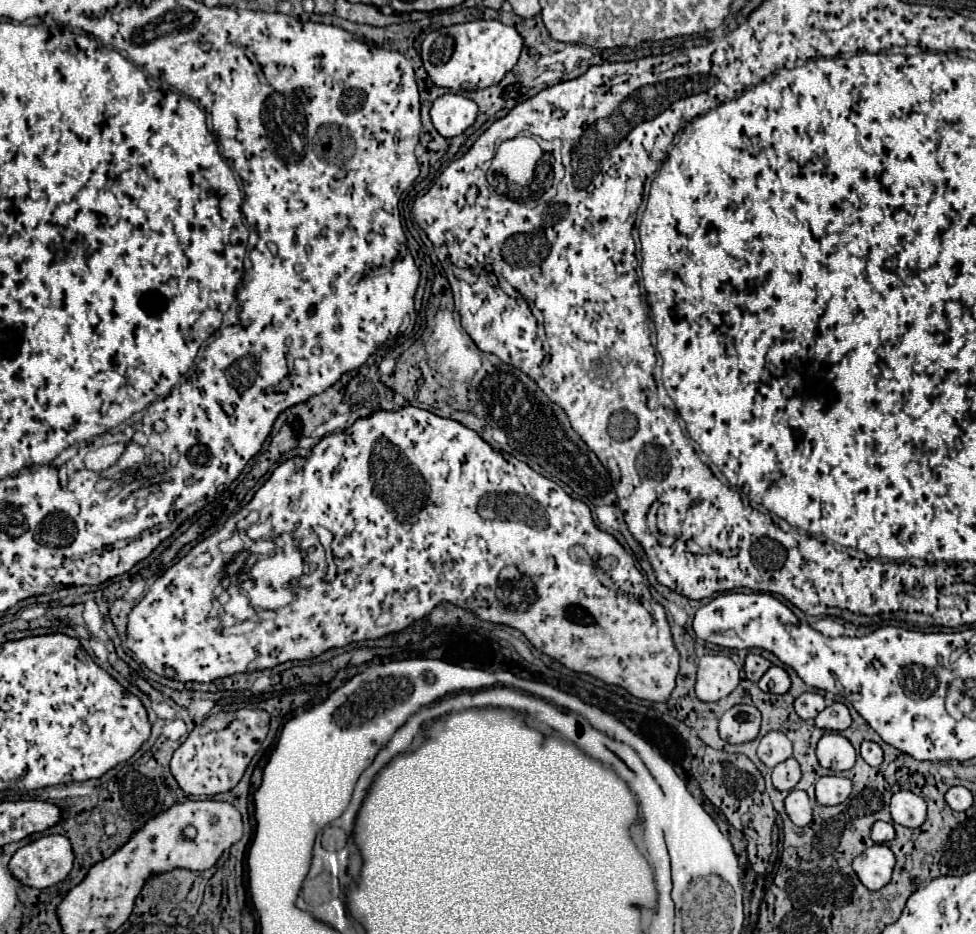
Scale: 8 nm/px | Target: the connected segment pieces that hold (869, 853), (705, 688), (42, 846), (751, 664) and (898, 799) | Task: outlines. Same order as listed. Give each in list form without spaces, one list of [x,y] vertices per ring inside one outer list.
[[[875,844],[853,860],[853,868],[859,880],[869,890],[883,888],[891,880],[893,866],[895,866],[895,854],[885,844]]]
[[[701,656],[697,666],[697,698],[717,702],[731,694],[739,684],[739,668],[729,656]]]
[[[61,834],[37,838],[21,846],[11,862],[11,874],[33,888],[47,888],[67,878],[73,868],[71,842]]]
[[[747,654],[745,658],[745,676],[751,680],[751,682],[757,682],[767,670],[769,670],[771,662],[759,654]]]
[[[907,790],[893,794],[891,816],[895,824],[907,826],[907,828],[919,828],[925,822],[925,814],[927,814],[927,804],[923,798]]]

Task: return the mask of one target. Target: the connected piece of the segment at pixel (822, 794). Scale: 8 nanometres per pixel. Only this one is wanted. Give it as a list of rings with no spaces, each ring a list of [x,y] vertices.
[[[823,776],[815,784],[815,796],[817,796],[819,804],[835,806],[835,804],[841,804],[843,800],[849,798],[851,788],[853,788],[853,784],[851,784],[849,778],[843,778],[843,776]]]

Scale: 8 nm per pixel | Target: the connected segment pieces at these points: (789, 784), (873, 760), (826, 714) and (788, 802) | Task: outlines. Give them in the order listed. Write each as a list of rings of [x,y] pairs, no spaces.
[[[787,758],[785,762],[773,768],[773,786],[777,790],[791,790],[801,778],[801,770],[795,758]]]
[[[865,740],[863,744],[861,744],[861,756],[863,756],[863,760],[869,764],[869,766],[879,766],[881,762],[883,762],[883,750],[881,750],[881,746],[879,744],[875,744],[875,742],[871,742],[871,740]]]
[[[833,702],[823,712],[817,714],[815,726],[823,728],[823,730],[833,730],[833,732],[841,732],[841,730],[849,728],[851,726],[851,716],[849,716],[847,706],[841,704],[841,702]]]
[[[791,790],[785,798],[785,810],[793,824],[805,826],[811,822],[811,800],[805,790]]]

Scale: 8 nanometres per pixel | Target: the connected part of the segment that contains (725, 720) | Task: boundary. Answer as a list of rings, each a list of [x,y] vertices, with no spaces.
[[[739,704],[729,708],[719,720],[719,734],[729,744],[751,742],[759,734],[761,714],[755,706]]]

